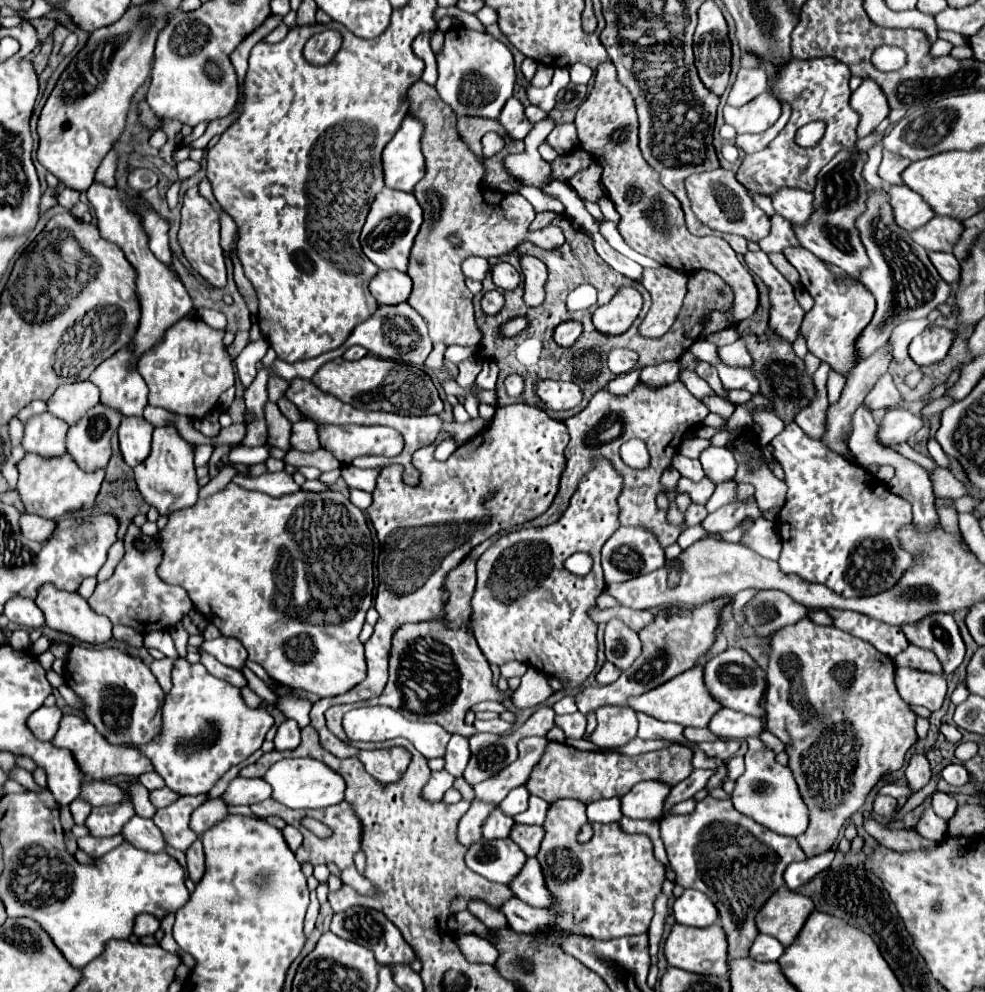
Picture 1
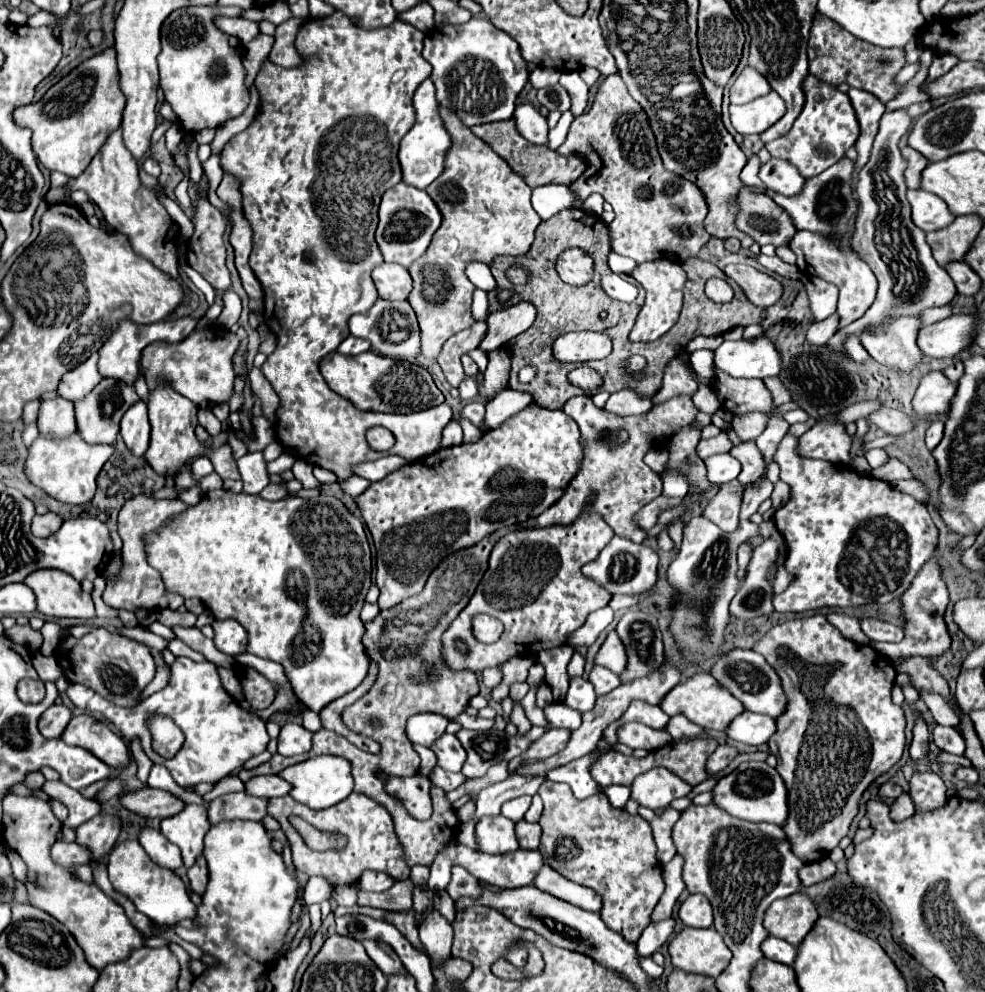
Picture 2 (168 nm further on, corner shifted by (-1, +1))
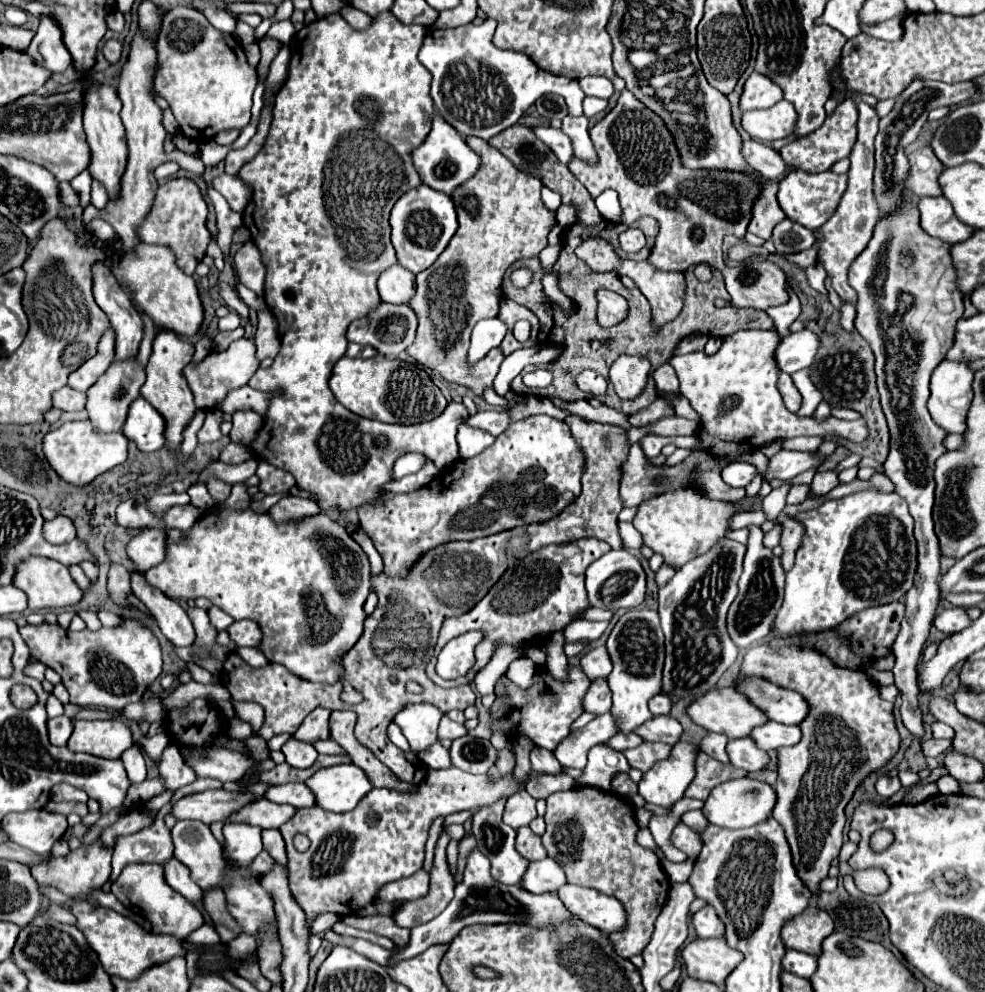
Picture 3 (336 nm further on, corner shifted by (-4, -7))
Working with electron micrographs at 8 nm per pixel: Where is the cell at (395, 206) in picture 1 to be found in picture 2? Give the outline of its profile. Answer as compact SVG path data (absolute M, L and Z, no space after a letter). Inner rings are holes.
M405 182L393 186L383 194L381 206L379 206L379 226L377 226L377 244L383 252L385 262L397 262L405 268L409 268L417 258L425 254L429 248L429 242L433 234L439 230L443 218L437 210L437 204L425 190L419 190L415 186L409 186Z

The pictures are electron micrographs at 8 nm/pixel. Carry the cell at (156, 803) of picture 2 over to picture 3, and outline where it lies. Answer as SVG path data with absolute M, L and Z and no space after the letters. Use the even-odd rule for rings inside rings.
M208 790L192 796L184 796L172 804L170 814L176 820L200 820L204 824L212 824L216 820L226 820L230 812L238 810L238 806L254 800L252 794L232 794L226 790Z

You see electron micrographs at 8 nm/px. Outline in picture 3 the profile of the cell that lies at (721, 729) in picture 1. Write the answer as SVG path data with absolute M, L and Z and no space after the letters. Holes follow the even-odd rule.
M766 722L762 726L756 726L750 732L750 738L756 742L760 750L776 750L780 746L792 746L800 740L800 728L798 726L784 726L778 722Z

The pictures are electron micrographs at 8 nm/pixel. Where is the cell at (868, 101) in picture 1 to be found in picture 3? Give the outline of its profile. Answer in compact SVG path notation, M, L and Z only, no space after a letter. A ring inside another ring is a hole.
M858 102L858 140L850 154L850 170L848 170L848 190L844 192L844 198L840 200L840 206L836 214L818 230L814 230L816 248L818 248L818 260L824 264L826 274L832 278L832 288L836 294L848 302L856 304L858 294L848 284L848 268L858 258L858 254L868 246L874 226L878 222L876 214L876 200L872 194L872 172L874 172L874 136L878 134L878 114L872 106L866 102Z

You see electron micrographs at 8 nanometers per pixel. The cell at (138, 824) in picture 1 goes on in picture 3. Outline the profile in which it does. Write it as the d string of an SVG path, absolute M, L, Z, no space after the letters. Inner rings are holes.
M170 858L168 862L164 862L164 878L166 882L176 890L180 892L186 900L190 902L198 902L202 900L202 890L200 886L196 886L188 874L188 868L176 860L176 858Z

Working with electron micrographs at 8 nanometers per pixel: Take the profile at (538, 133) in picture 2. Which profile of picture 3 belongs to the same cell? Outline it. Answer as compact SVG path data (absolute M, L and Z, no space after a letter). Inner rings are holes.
M532 126L532 132L538 140L542 140L556 154L556 158L562 164L570 162L574 150L572 150L572 144L570 144L568 136L562 130L556 130L552 126Z

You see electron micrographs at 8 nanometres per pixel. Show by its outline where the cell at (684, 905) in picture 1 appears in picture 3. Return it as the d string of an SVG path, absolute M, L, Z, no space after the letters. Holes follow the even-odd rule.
M704 906L696 914L692 914L692 926L700 938L718 938L724 936L724 924L712 910L712 906Z

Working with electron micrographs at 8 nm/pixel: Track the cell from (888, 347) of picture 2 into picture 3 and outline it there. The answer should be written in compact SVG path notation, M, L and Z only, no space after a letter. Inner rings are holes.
M906 190L906 198L908 206L904 206L900 214L892 214L892 218L884 218L884 222L876 224L872 242L866 246L864 254L852 262L852 270L848 270L848 282L858 292L854 326L870 344L876 358L874 370L878 376L880 402L890 426L890 456L884 462L884 470L886 476L896 484L896 494L908 502L910 514L916 522L914 534L918 542L918 572L912 590L908 590L904 596L906 614L900 634L894 642L896 666L892 674L904 700L900 708L902 722L914 738L922 740L924 724L916 698L916 664L920 660L924 640L928 638L940 598L940 546L932 520L936 482L932 474L934 462L946 452L942 446L946 432L932 422L926 410L928 378L942 362L948 346L952 346L954 326L962 318L964 302L954 284L956 272L950 264L950 244L920 232L916 210L918 198L910 190ZM908 250L912 252L912 266L904 270L898 266L898 260L900 254L906 254Z

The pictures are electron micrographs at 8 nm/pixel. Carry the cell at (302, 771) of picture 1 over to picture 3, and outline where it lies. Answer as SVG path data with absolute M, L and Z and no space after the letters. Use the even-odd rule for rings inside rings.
M354 764L322 768L314 772L304 784L312 790L316 806L336 814L354 810L360 798L372 790L366 774Z

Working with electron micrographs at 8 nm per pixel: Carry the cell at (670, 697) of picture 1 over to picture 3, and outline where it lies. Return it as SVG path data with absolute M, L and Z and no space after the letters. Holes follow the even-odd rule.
M720 688L720 690L710 690L702 696L698 696L688 708L686 714L690 716L690 720L698 726L702 726L708 732L718 732L718 734L726 734L728 738L744 738L750 734L750 730L754 726L760 726L764 722L768 722L768 718L764 718L764 714L760 714L760 710L756 710L756 706L752 706L748 702L748 698L740 692L736 692L734 688Z

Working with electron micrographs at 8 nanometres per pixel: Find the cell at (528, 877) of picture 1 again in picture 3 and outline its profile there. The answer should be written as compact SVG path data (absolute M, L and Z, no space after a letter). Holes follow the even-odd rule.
M574 884L560 886L556 894L562 898L564 906L568 906L568 910L572 910L572 914L576 914L586 924L606 934L624 928L624 906L616 898Z

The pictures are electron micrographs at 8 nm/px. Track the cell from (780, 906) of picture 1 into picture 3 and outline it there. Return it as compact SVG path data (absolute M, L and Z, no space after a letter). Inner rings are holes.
M810 904L802 914L784 922L780 930L780 938L786 948L818 956L820 942L828 934L832 934L832 930L834 930L832 918L818 906Z

